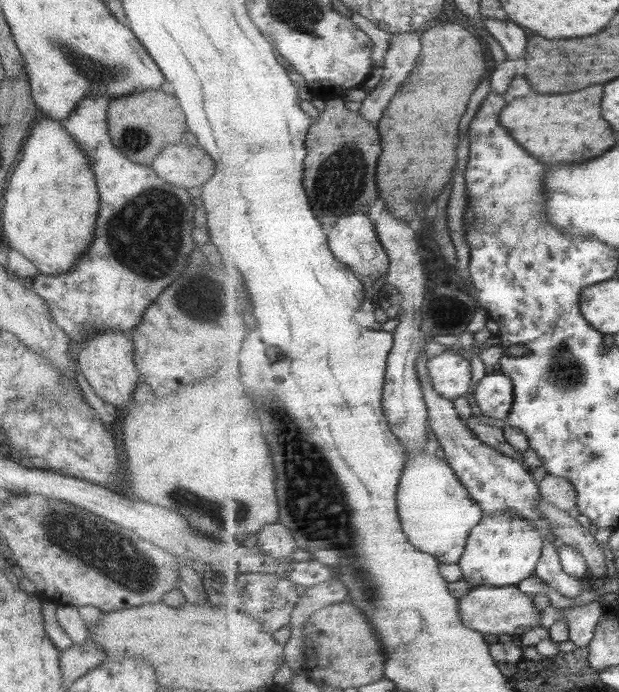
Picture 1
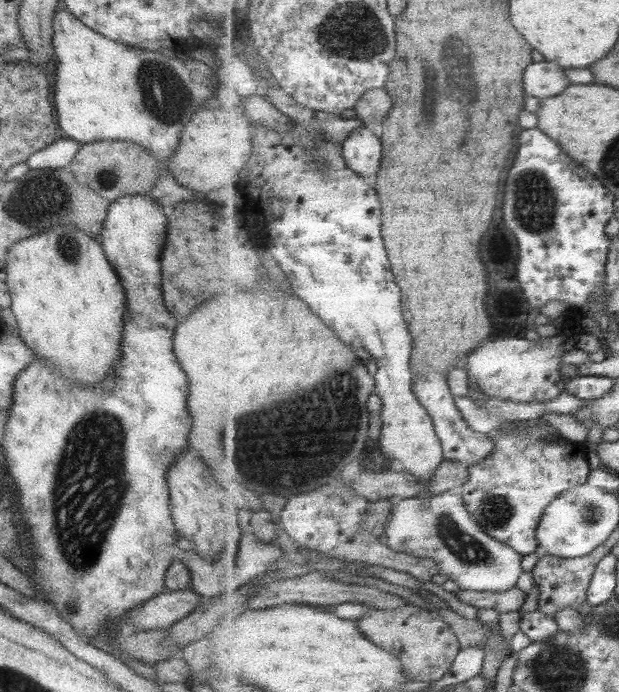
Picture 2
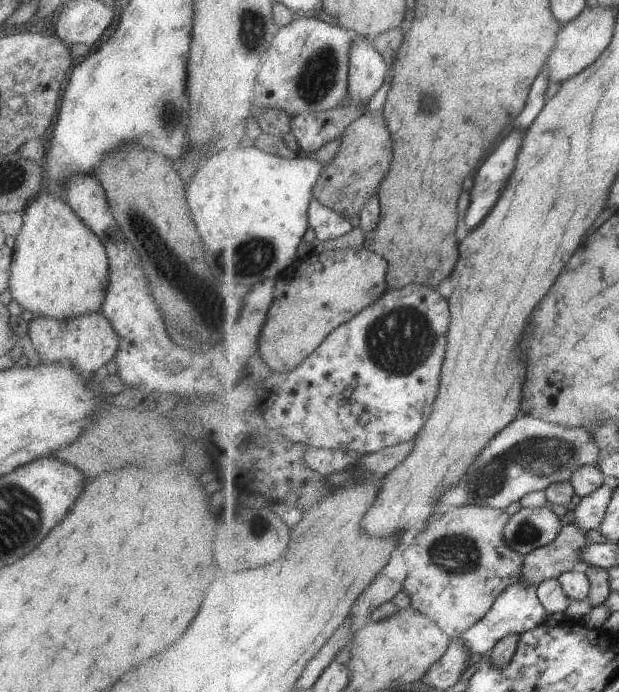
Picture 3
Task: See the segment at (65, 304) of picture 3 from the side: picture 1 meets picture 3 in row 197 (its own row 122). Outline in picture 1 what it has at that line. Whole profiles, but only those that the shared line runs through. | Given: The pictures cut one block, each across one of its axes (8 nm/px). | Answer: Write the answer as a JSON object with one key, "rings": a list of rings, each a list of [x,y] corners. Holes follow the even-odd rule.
{"rings":[[[45,116],[31,126],[21,161],[8,178],[1,203],[5,245],[23,254],[38,273],[51,276],[66,273],[89,249],[100,199],[89,162],[61,126],[61,120]]]}

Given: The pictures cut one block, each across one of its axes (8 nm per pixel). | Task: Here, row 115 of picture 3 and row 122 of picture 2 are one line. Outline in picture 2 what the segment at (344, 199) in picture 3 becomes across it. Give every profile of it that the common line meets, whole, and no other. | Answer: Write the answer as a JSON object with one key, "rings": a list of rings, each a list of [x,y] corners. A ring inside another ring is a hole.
{"rings":[[[386,87],[371,89],[357,102],[354,108],[355,118],[361,119],[365,126],[378,130],[387,120],[391,106],[393,106],[393,100]]]}

